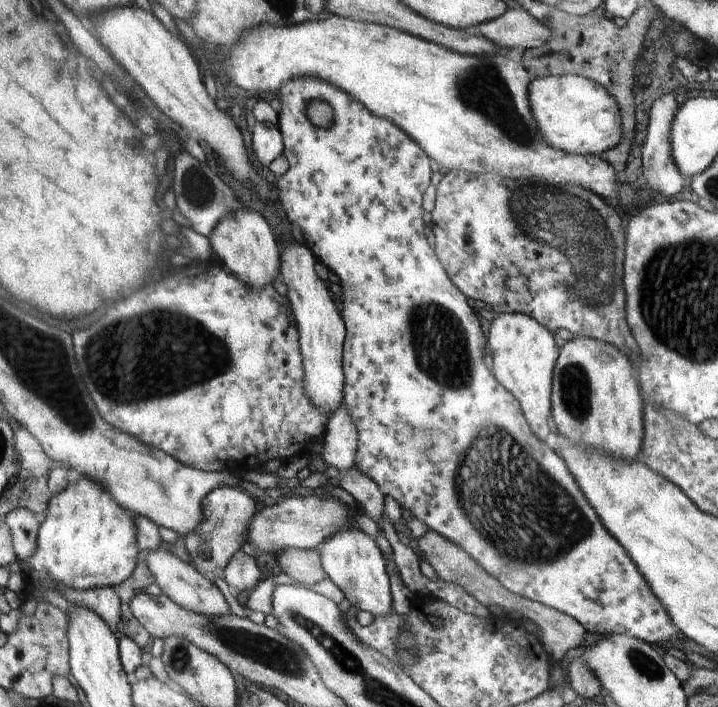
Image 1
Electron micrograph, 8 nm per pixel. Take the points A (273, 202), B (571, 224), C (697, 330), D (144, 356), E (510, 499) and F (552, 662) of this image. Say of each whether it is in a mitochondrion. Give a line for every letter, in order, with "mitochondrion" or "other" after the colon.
A: other
B: mitochondrion
C: mitochondrion
D: mitochondrion
E: mitochondrion
F: other

